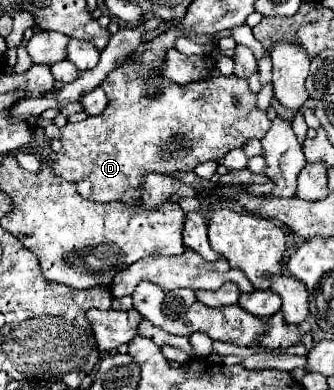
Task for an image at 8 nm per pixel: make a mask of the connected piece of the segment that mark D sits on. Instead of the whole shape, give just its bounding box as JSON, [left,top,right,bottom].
[53,60,271,204]

